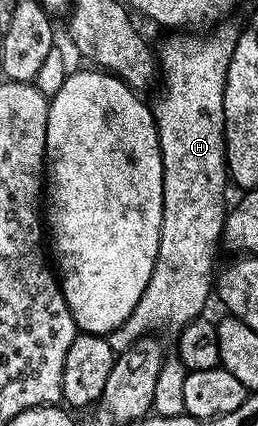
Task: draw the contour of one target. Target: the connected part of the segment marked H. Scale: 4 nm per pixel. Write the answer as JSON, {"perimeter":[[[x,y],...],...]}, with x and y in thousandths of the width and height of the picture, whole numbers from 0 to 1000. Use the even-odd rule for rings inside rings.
{"perimeter":[[[872,49],[841,59],[826,80],[756,89],[744,75],[682,75],[671,89],[612,108],[612,164],[628,176],[636,214],[620,232],[585,242],[589,275],[605,282],[605,308],[628,357],[628,535],[612,601],[581,667],[550,685],[550,704],[519,714],[519,732],[430,784],[415,786],[426,817],[469,826],[558,786],[612,775],[694,777],[702,765],[752,754],[795,735],[791,716],[829,690],[829,636],[837,624],[837,575],[849,580],[868,545],[868,519],[884,514],[891,472],[868,453],[891,439],[884,359],[868,352],[868,218],[876,169],[907,131],[907,113],[930,92],[934,63]]]}

